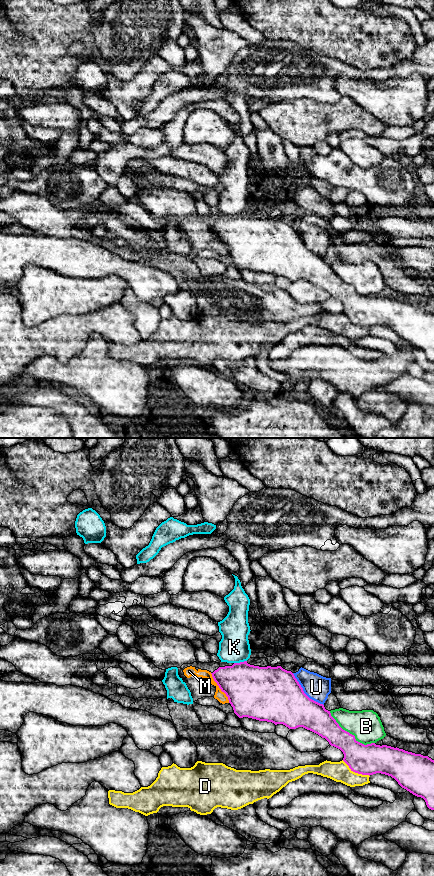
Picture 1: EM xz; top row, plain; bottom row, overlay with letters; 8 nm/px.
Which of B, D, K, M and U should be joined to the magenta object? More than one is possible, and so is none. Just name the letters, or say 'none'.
none

